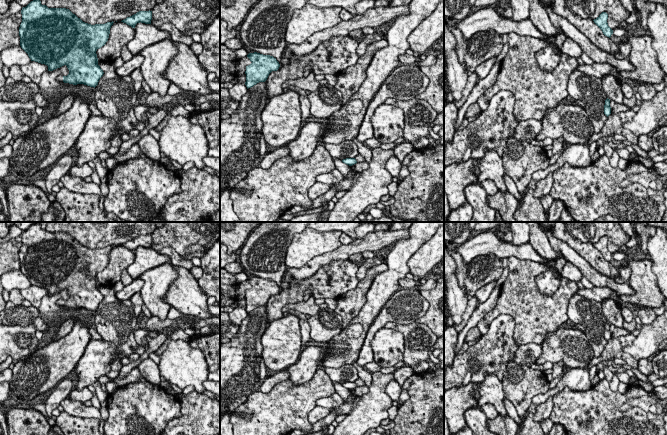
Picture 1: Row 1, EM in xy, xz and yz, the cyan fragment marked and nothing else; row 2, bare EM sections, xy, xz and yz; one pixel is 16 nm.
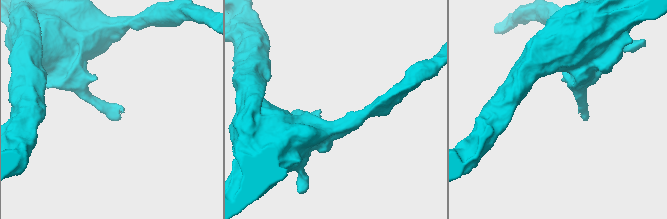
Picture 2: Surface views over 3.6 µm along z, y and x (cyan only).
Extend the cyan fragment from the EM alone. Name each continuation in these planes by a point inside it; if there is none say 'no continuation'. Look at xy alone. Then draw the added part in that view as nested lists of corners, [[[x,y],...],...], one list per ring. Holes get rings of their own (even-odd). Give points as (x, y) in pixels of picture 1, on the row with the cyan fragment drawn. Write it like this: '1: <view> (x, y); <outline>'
no continuation

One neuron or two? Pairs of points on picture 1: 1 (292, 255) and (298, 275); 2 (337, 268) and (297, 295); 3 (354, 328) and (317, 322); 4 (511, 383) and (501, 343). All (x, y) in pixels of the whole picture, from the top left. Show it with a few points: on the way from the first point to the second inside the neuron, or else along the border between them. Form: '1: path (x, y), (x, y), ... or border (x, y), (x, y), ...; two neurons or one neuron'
1: border (316, 256), (308, 260), (301, 267), (287, 268); two neurons
2: path (327, 275), (319, 283), (308, 283), (306, 285); one neuron
3: border (342, 330), (325, 344); two neurons
4: border (513, 360), (507, 364), (501, 381); two neurons

